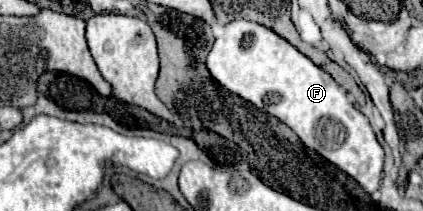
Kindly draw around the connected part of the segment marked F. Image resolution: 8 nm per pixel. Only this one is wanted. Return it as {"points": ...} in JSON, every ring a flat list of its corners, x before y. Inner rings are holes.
{"points":[[232,20,224,26,224,32,216,38,206,66,210,74,230,92,238,94,240,98,252,102,256,108,266,110,268,114,276,116,280,122,290,126,298,138,322,158,338,166,342,172,352,176,368,194,380,188,382,166,384,166,384,150,376,140,376,134,368,122,368,118,350,102,346,90,322,68,318,68,308,56,304,56,298,48,278,36,274,30,254,24,252,20]]}

